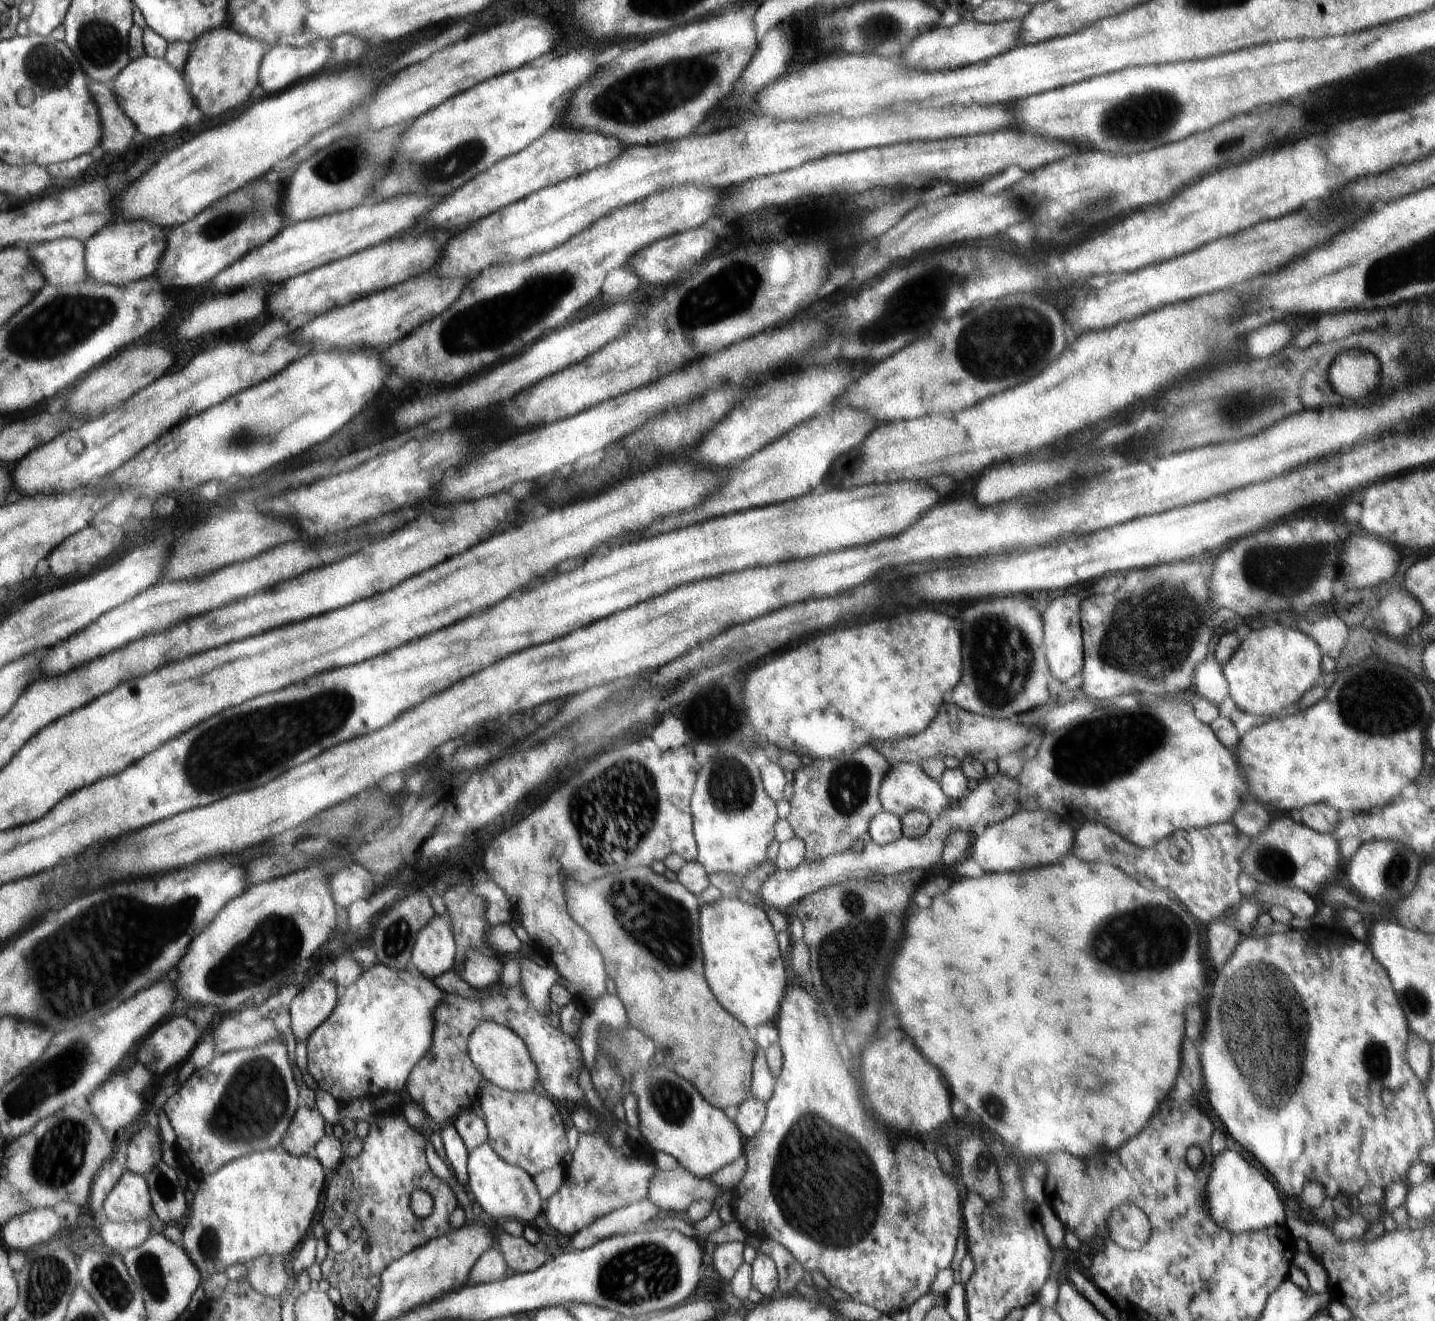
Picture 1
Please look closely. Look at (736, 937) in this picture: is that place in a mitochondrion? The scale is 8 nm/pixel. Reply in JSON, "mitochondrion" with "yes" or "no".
{"mitochondrion":"no"}

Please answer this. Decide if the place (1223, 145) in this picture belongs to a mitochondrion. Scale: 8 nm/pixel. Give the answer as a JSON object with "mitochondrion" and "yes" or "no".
{"mitochondrion":"yes"}

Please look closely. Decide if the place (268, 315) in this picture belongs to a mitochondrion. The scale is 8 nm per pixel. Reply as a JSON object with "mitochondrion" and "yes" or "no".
{"mitochondrion":"no"}

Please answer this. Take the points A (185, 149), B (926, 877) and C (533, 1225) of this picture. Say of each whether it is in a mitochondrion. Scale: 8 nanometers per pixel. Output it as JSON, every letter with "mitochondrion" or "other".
{"A":"other","B":"other","C":"other"}

